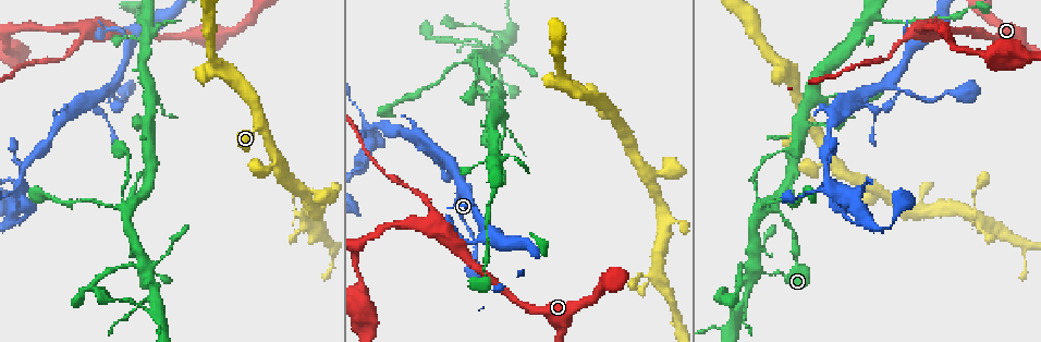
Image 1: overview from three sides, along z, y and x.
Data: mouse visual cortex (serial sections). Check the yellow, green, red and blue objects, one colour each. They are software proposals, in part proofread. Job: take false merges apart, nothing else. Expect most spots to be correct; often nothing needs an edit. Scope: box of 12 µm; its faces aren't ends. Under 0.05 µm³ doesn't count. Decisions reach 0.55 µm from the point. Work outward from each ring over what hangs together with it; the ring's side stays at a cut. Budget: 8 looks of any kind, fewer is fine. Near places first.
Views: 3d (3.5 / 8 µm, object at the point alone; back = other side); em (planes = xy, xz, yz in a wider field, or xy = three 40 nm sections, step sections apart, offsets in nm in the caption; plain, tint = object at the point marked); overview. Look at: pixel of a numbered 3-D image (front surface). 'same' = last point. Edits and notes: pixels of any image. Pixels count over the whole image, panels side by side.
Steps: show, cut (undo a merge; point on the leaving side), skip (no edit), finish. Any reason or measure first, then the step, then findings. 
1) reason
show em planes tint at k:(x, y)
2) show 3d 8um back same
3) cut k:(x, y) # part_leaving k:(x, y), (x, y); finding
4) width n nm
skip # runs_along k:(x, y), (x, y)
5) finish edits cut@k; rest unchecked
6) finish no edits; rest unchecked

a fork
show 3d 3.5um at 1:(426, 229)

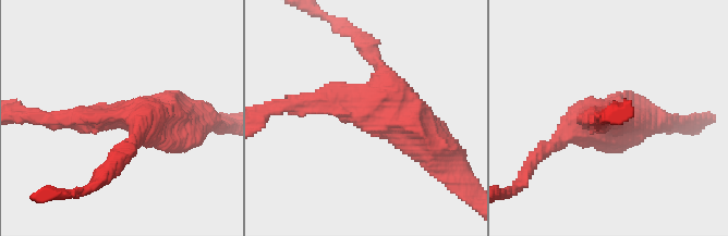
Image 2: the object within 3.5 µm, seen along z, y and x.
show em xy step 1 tint at 2:(122, 115)

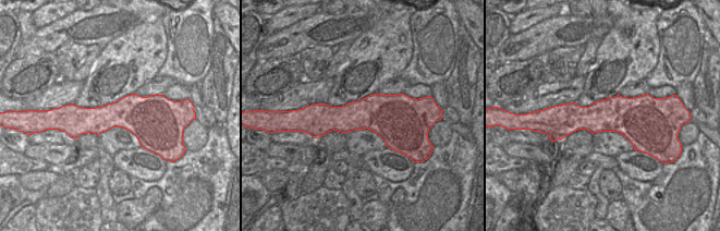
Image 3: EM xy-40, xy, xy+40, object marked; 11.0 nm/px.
show em xy step 3 tint same

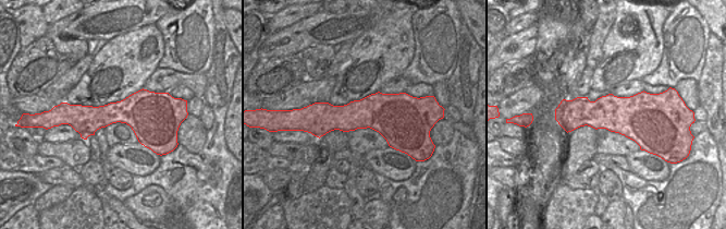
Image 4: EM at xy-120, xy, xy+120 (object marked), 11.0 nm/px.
arm_widths 200, 250, 500 nm
skip # runs_along 2:(437, 156), (393, 113), (310, 102); all the same cell

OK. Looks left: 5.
small branch off a trunk
show 3d 3.5um back at 1:(150, 95)

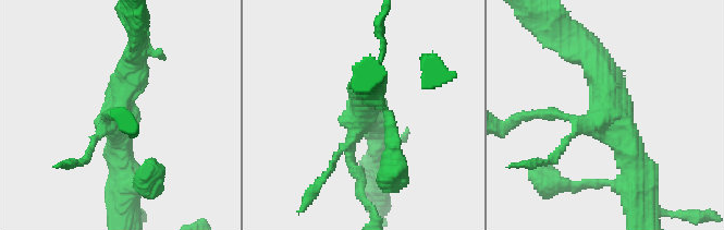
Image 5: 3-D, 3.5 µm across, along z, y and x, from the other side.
need the tissue
show em xy step 5 tint at 5:(612, 114)

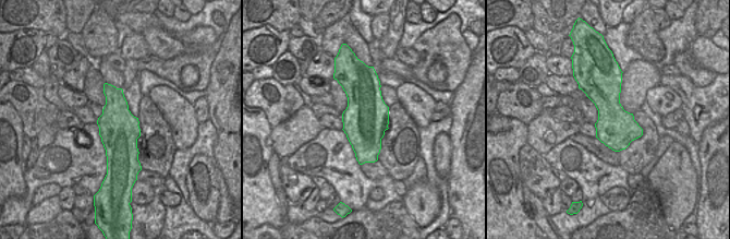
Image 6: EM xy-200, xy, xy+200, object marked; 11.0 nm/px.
width 500 nm
skip # runs_along 5:(637, 181), (601, 73), (581, 50); continuous, no second cell

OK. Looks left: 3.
side arm on a straight run
show 3d 3.5um at 1:(623, 129)

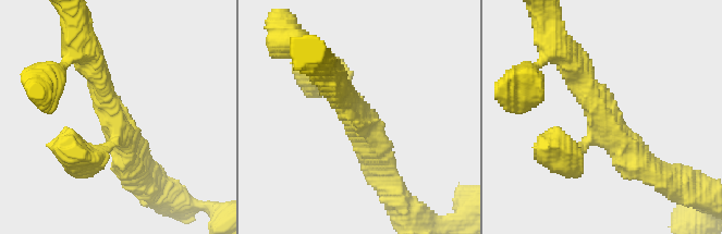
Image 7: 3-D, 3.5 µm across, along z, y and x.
arms 3; arm_widths 250, 350, 400 nm
show em planes tint at 7:(112, 123)

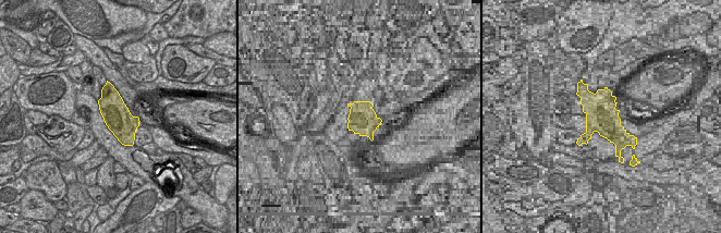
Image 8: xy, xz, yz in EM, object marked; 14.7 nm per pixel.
skip # continuous, no second cell

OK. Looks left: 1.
finish no edits; rest unchecked

